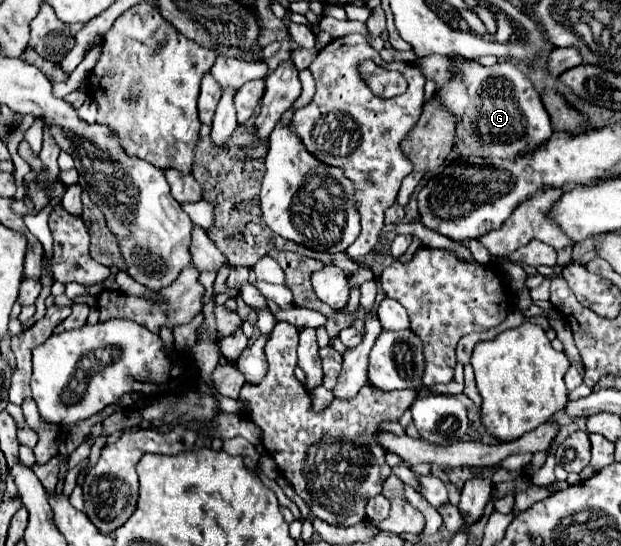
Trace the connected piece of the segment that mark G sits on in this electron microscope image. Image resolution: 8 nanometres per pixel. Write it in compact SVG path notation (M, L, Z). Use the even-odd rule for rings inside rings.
M428 55L418 59L416 65L426 79L436 81L444 105L458 117L454 147L460 151L460 157L512 157L548 141L552 135L550 115L528 77L512 63L482 67L474 59L464 59L460 61L462 75L450 75L450 61L450 57Z

